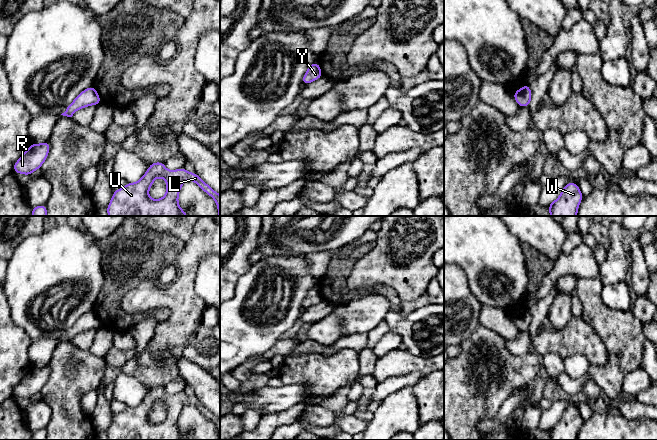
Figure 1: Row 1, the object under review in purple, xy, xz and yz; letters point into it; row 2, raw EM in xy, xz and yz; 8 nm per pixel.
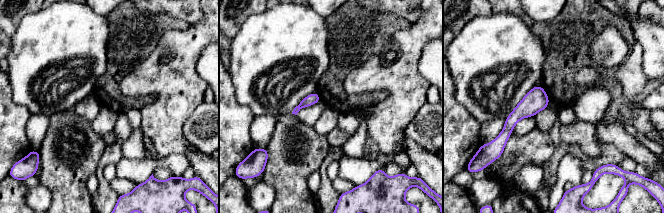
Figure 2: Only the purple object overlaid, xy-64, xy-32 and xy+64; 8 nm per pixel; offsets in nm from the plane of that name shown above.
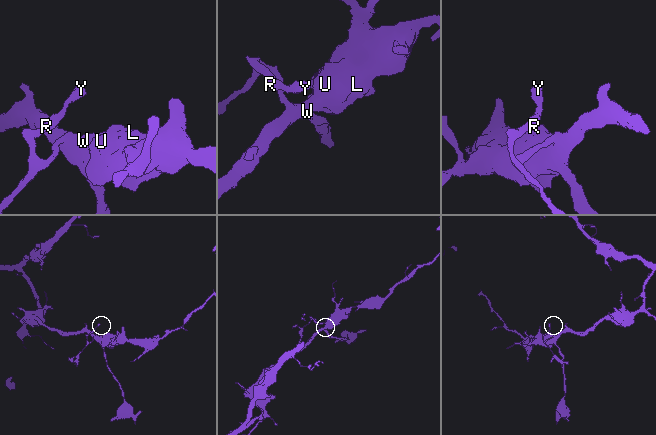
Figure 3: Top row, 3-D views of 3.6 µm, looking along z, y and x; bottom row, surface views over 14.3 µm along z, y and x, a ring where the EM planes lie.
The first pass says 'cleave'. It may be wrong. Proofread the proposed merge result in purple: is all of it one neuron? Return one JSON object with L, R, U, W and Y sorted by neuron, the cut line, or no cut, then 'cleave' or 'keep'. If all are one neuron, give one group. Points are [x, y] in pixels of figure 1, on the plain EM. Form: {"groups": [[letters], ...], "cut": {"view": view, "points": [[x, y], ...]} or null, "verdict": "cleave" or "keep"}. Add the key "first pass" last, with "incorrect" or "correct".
{"groups": [["L", "R", "U", "W", "Y"]], "cut": null, "verdict": "keep", "first pass": "incorrect"}

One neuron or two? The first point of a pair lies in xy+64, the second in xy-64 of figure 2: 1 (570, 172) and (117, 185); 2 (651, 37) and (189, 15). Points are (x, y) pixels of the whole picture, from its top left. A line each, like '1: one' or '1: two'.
1: two
2: two

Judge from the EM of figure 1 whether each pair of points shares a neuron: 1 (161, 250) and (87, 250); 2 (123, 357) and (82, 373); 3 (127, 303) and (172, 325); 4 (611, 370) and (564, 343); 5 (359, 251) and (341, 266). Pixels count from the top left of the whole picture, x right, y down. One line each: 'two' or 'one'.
1: two
2: two
3: one
4: two
5: one

